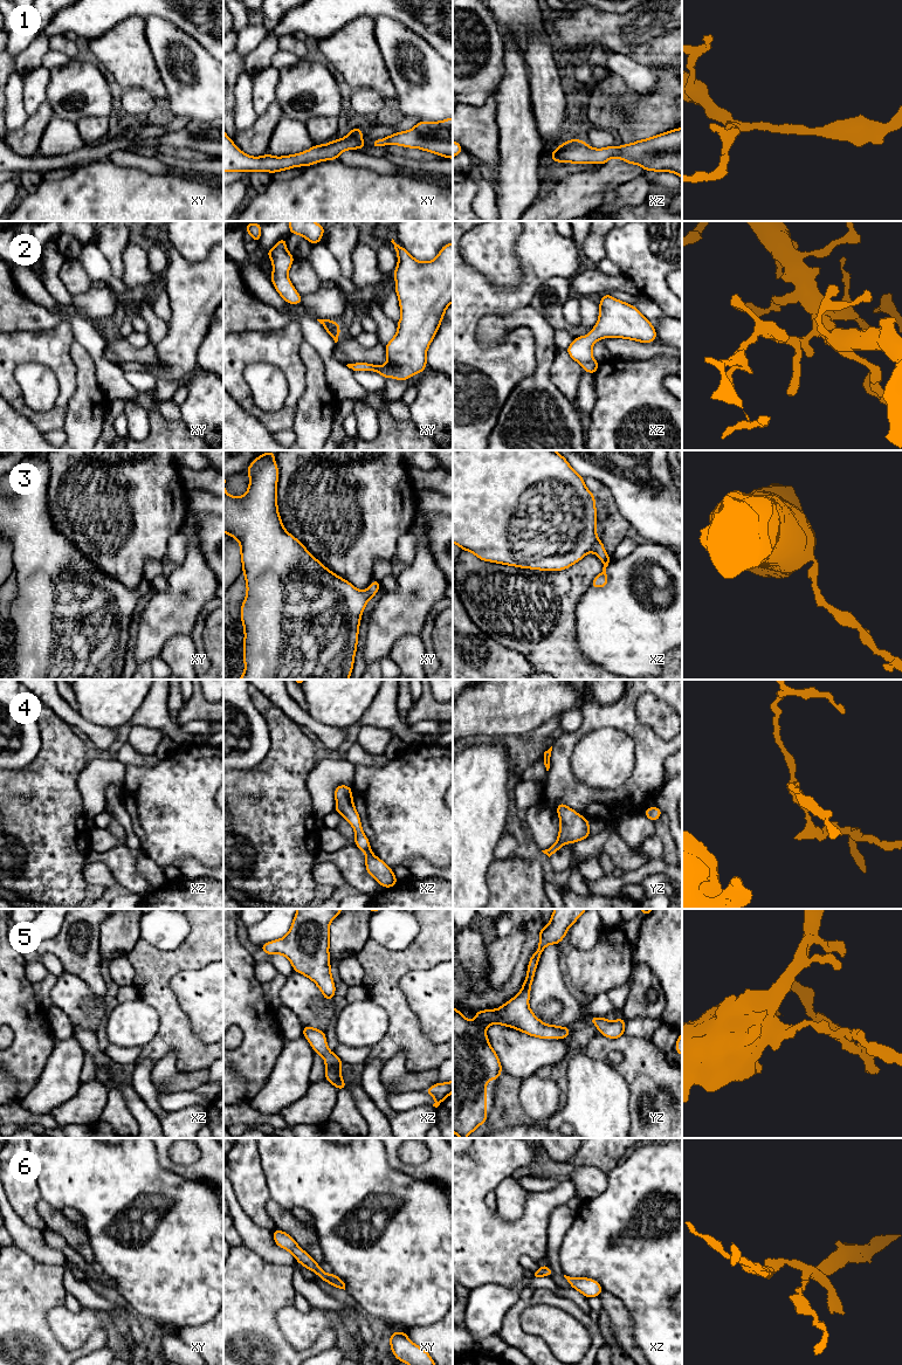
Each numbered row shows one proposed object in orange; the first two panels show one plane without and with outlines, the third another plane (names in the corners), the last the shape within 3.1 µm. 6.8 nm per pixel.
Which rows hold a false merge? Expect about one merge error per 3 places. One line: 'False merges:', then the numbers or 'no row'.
False merges: no row

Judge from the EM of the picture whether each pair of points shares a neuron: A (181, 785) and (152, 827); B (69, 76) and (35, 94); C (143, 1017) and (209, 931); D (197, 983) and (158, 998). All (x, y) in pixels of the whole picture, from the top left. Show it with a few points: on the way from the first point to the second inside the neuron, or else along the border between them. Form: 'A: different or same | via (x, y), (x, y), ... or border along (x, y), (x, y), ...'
A: same | via (178, 795), (172, 808), (163, 818)
B: different | border along (50, 70), (45, 100)
C: different | border along (138, 999), (155, 1010), (158, 1017), (157, 1033)
D: different | border along (181, 970), (171, 979), (171, 991), (187, 1015)

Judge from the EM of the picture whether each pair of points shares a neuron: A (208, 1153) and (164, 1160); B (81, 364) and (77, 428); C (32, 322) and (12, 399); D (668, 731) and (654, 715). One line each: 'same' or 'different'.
A: same
B: same
C: different
D: same

